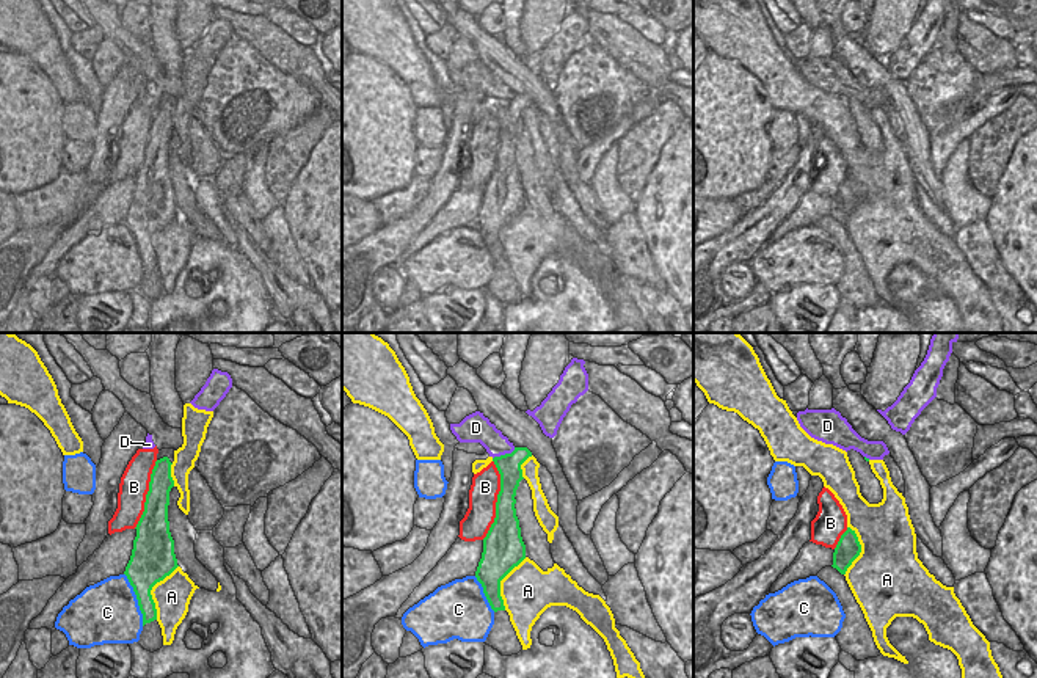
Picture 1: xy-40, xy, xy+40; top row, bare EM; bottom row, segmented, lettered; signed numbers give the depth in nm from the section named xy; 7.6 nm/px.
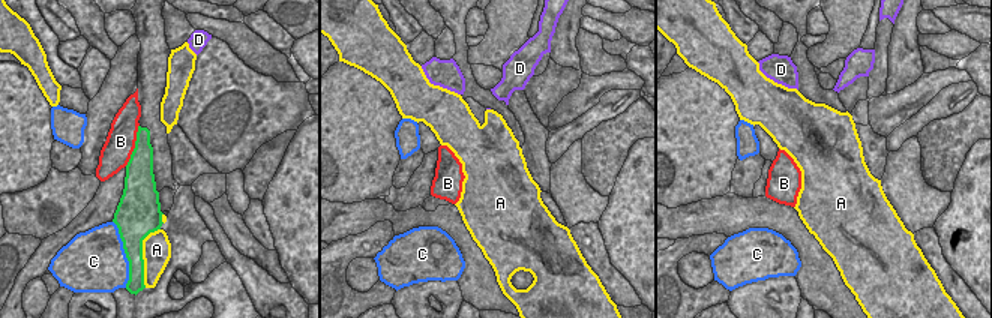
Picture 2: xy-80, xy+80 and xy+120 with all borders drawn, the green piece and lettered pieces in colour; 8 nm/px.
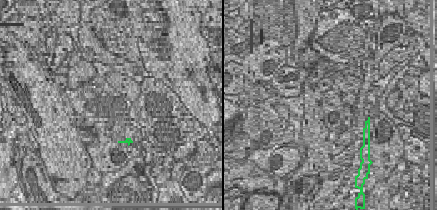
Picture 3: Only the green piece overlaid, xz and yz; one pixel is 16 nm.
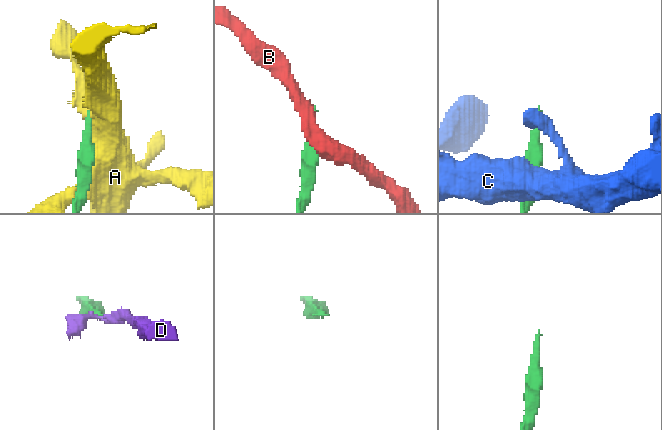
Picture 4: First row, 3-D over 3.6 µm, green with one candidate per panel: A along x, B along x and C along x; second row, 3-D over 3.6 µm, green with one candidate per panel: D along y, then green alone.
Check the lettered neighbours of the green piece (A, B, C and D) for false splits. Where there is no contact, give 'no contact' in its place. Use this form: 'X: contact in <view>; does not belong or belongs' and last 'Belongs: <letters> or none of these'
A: contact in xy-40; does not belong
B: contact in xy; does not belong
C: contact in xy-40; does not belong
D: contact in xy; belongs
Belongs: D

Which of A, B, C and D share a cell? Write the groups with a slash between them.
A / B / C / D

